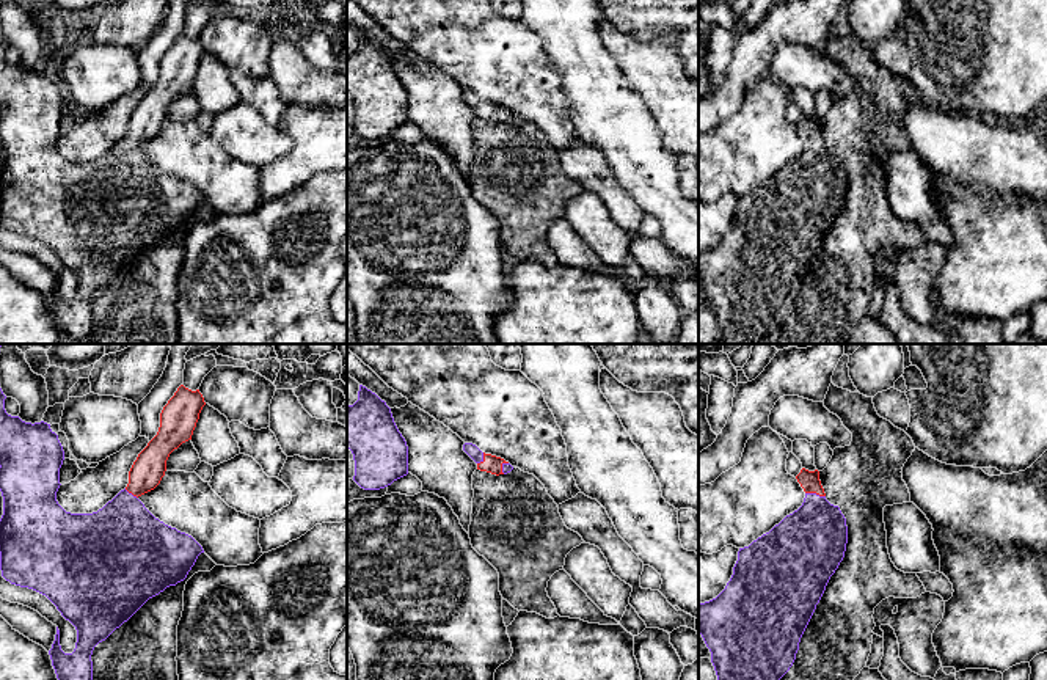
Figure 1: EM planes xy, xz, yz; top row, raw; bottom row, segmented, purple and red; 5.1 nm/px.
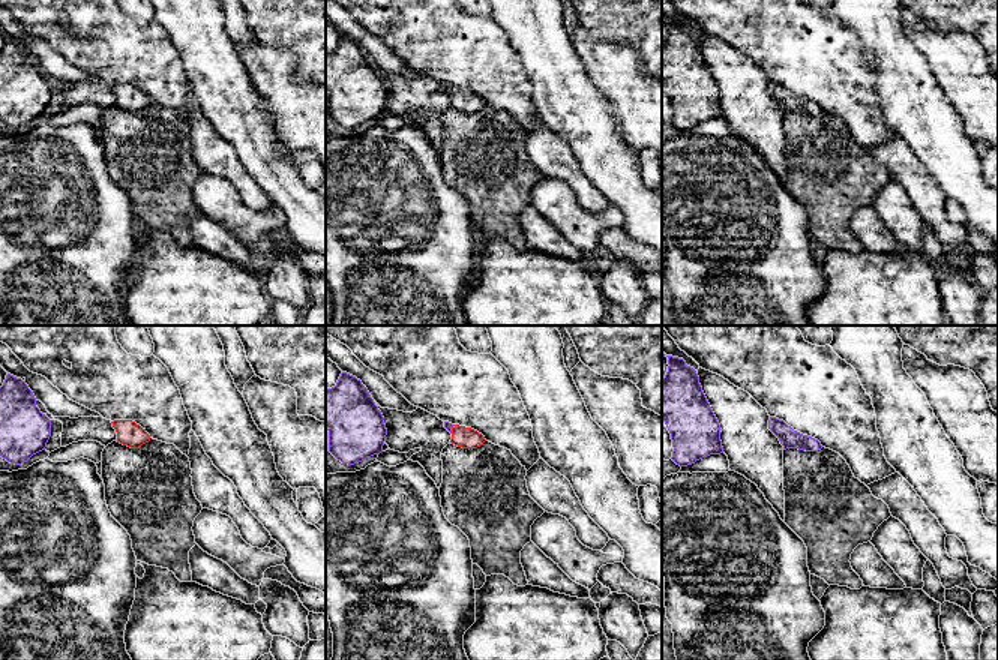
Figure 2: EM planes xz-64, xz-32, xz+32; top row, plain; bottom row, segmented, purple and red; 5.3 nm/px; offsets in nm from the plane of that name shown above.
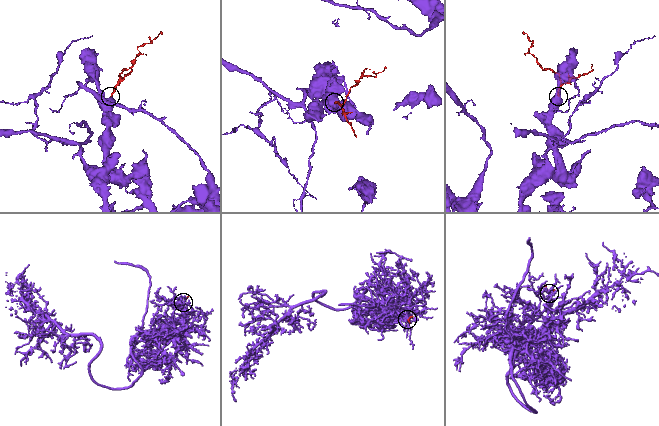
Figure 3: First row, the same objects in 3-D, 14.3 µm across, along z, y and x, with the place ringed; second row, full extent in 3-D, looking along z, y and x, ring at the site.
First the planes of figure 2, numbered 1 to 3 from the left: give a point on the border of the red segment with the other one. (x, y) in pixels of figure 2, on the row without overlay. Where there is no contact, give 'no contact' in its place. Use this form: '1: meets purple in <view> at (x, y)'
1: no contact
2: meets purple in xz-32 at (450, 93)
3: no contact

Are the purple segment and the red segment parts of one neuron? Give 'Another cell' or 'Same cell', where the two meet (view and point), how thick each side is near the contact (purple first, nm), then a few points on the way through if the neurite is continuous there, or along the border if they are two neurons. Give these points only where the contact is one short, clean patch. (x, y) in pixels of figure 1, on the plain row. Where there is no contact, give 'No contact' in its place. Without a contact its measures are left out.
Same cell. Touches purple at yz (815, 142). Thickness 360 nm (purple) against 100 nm. Path across: yz (810, 190), (815, 178), (815, 142), (809, 129)

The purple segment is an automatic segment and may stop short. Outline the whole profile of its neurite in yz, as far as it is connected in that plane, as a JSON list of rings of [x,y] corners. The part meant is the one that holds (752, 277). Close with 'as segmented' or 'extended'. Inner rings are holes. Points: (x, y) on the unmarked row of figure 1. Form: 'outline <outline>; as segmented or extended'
outline [[[802,116],[796,127],[805,140],[802,154],[749,195],[739,196],[725,237],[716,247],[699,251],[699,281],[711,300],[711,311],[717,324],[714,344],[755,344],[763,336],[775,333],[790,319],[816,253],[845,206],[846,166],[838,154],[826,148],[819,119]]]; extended

